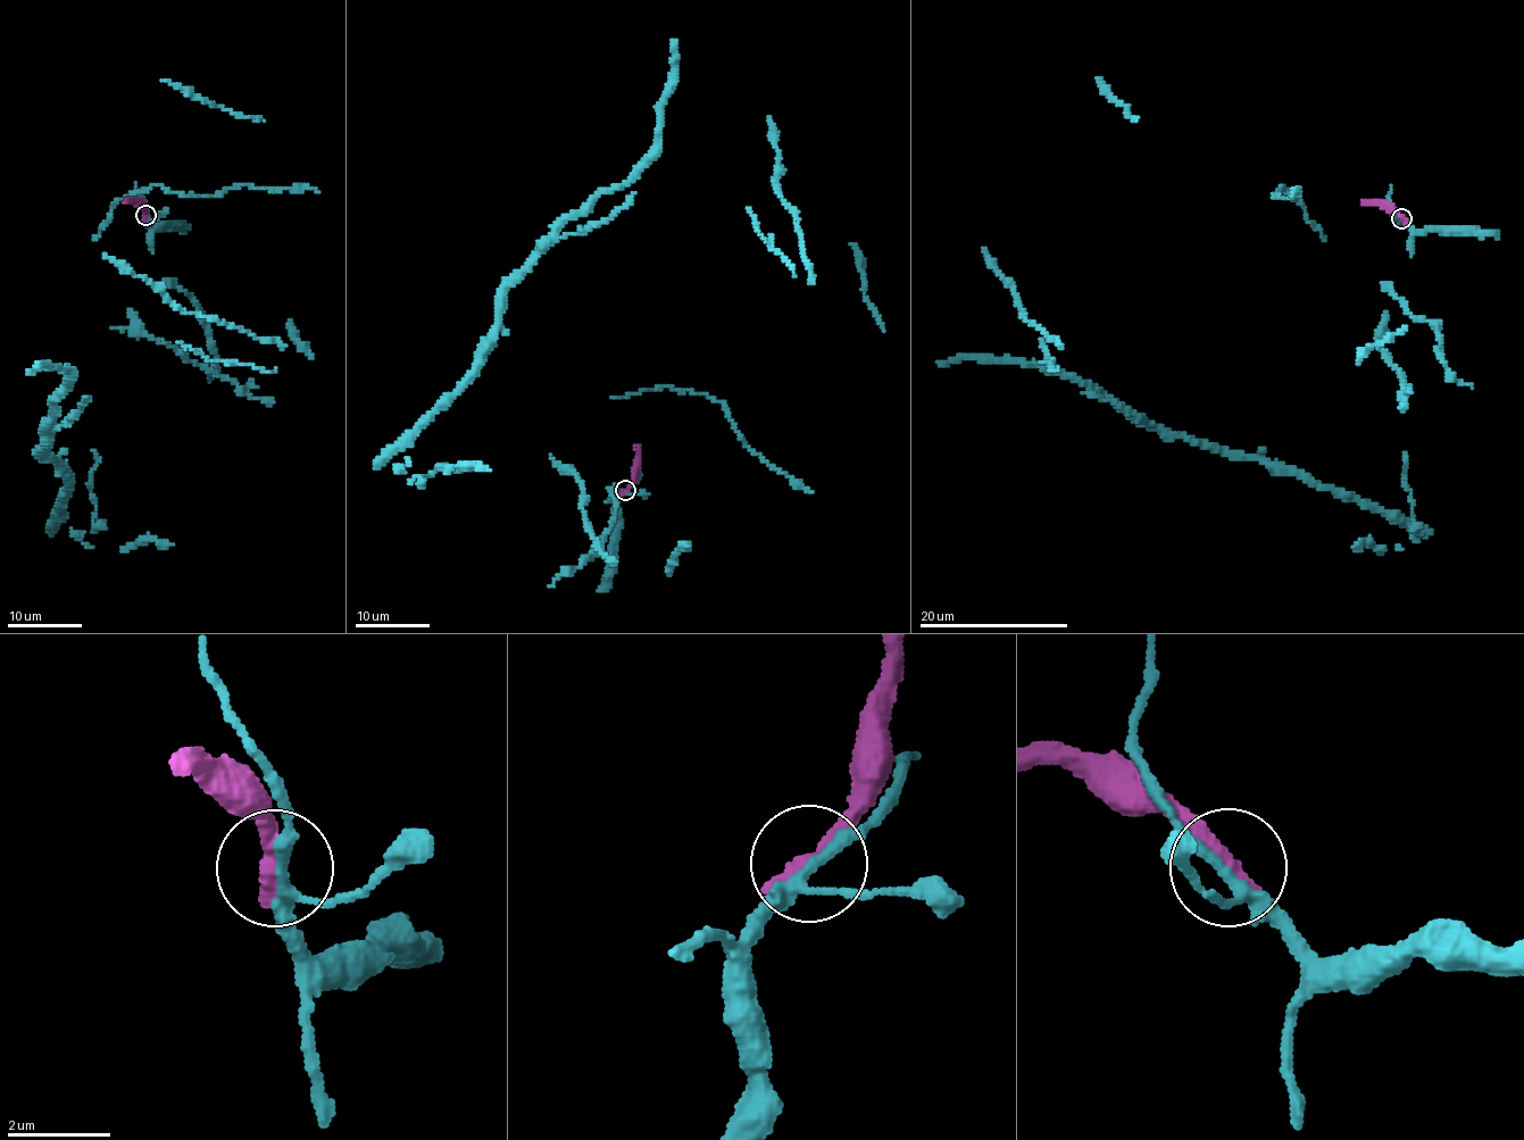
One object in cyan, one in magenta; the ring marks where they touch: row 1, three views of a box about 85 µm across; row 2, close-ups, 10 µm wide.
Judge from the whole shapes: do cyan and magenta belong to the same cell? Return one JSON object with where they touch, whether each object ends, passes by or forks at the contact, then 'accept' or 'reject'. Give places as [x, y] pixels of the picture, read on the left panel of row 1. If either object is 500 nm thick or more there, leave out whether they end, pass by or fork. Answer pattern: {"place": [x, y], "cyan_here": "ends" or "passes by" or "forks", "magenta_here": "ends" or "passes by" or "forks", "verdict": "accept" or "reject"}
{"place": [146, 215], "cyan_here": "forks", "magenta_here": "ends", "verdict": "accept"}

